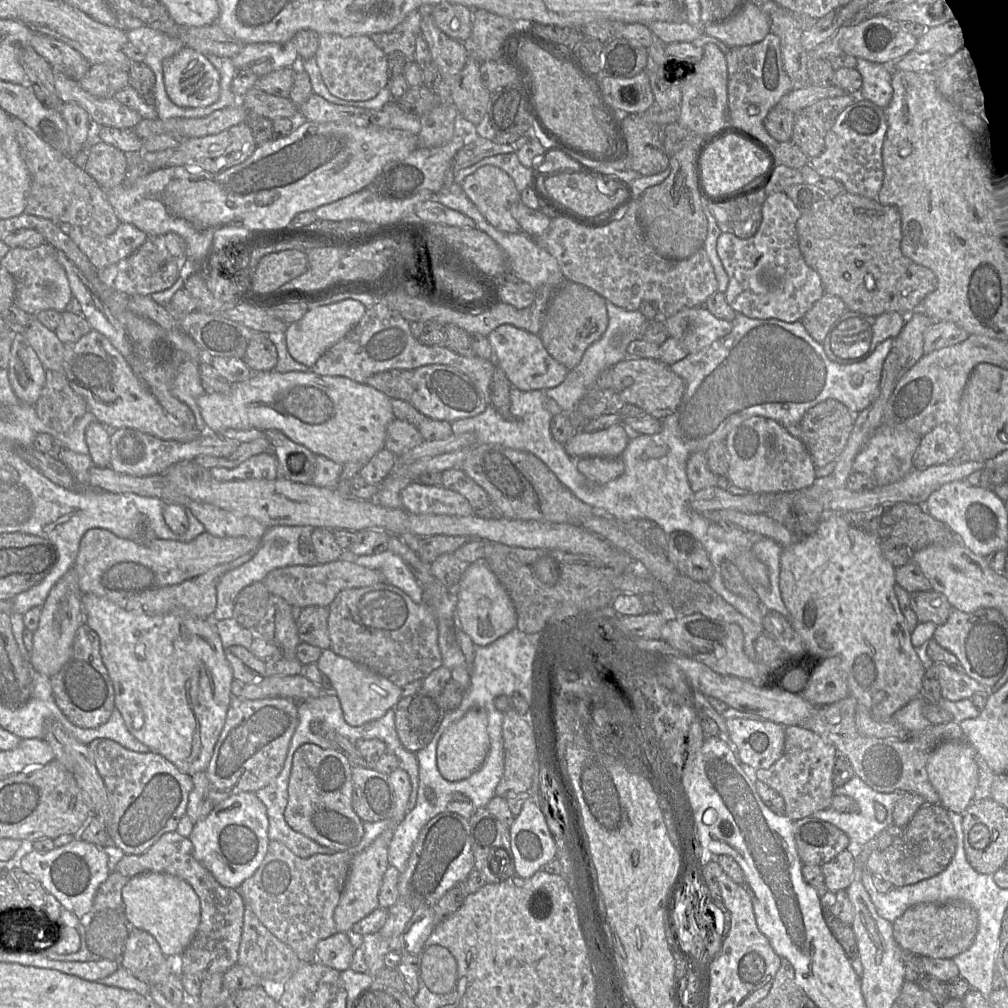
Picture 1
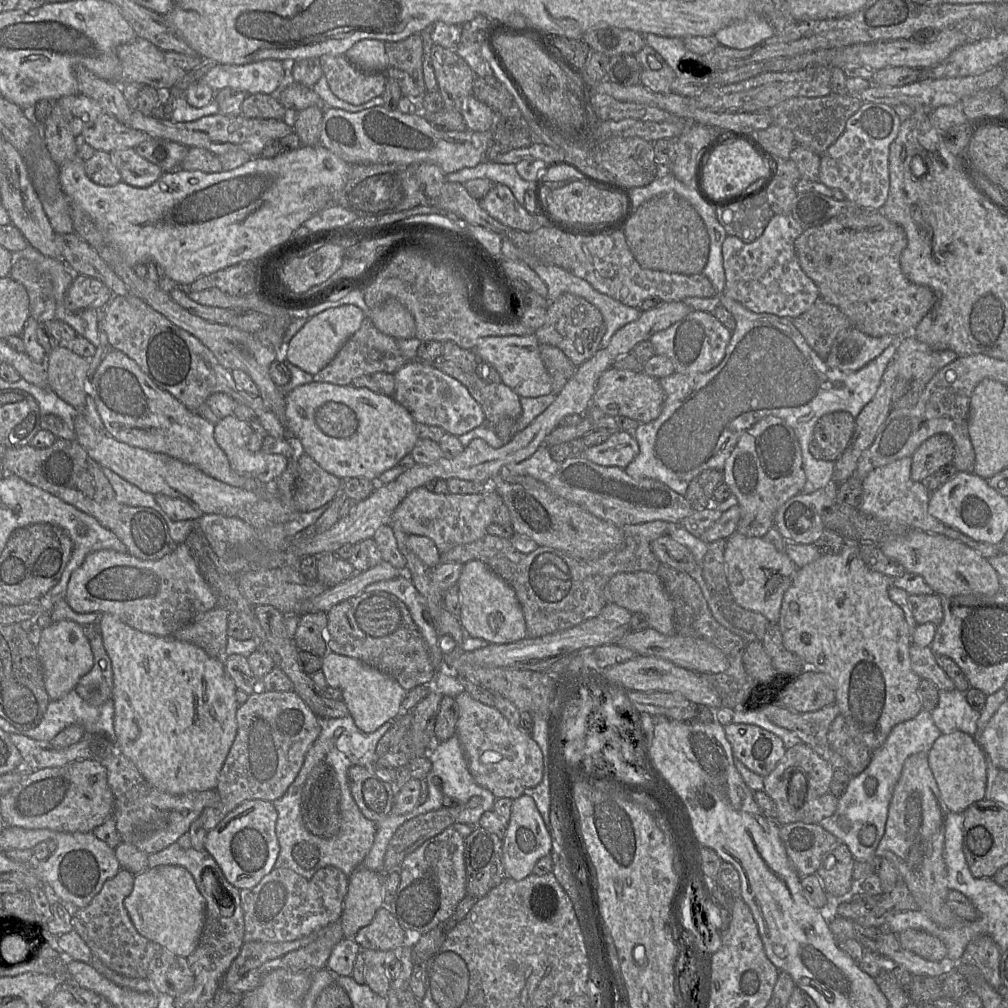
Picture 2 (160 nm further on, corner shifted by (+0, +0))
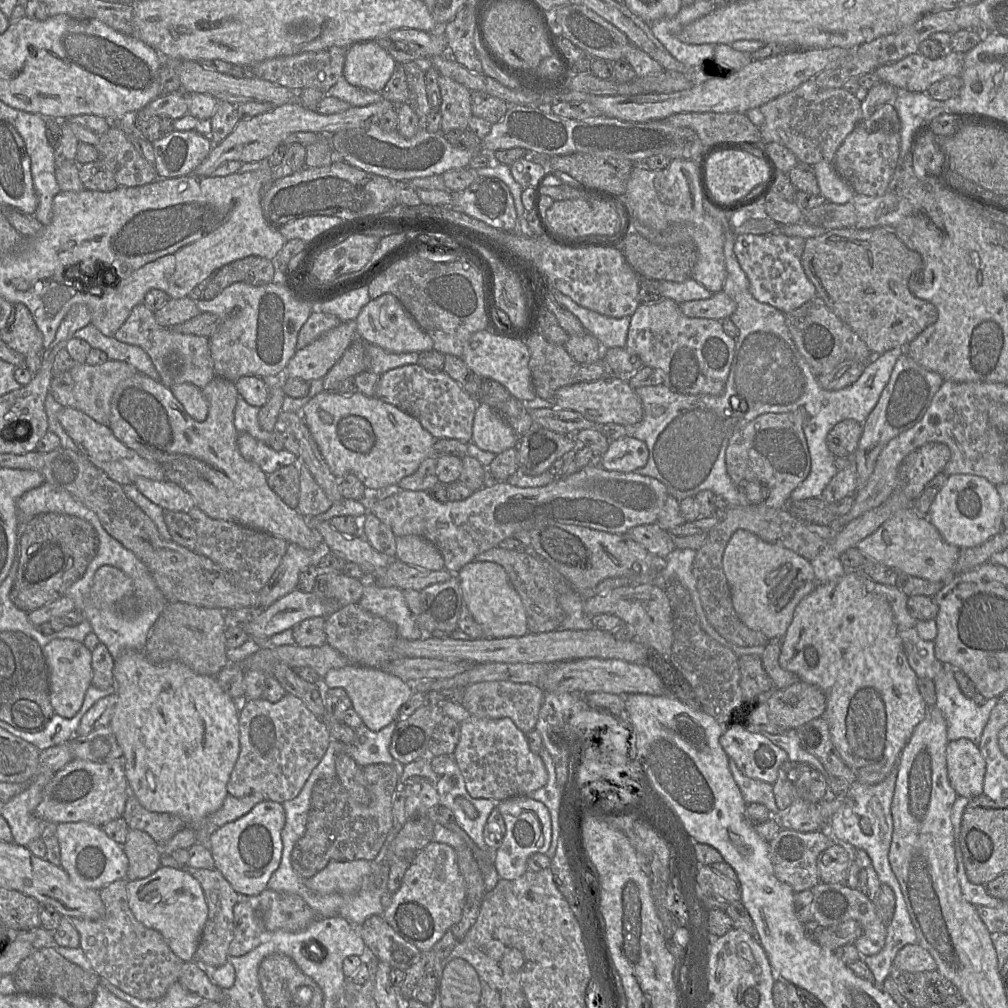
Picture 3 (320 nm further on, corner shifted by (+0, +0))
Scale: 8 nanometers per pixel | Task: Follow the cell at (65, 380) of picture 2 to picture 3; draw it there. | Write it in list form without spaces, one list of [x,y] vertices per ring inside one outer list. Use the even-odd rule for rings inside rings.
[[[108,360],[95,366],[75,363],[70,372],[75,408],[109,427],[111,400],[117,386],[137,373],[134,366],[123,361]]]

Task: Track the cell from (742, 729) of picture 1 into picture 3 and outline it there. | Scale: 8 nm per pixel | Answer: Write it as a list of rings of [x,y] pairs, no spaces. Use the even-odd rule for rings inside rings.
[[[741,725],[725,726],[720,745],[749,778],[774,784],[780,766],[788,754],[762,733],[748,731]]]

